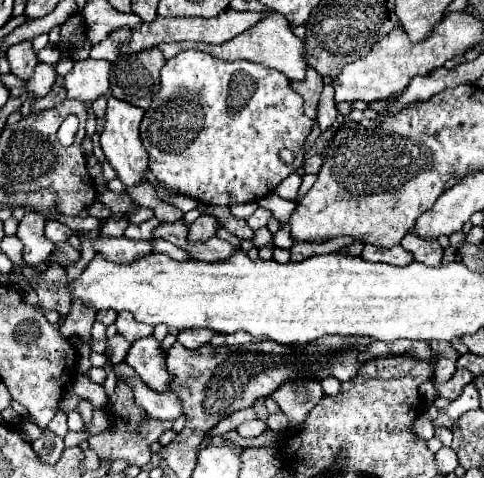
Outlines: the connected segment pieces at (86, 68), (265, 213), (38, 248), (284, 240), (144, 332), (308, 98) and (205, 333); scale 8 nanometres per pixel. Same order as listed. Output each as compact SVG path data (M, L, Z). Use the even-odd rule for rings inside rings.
M78 60L64 78L66 98L94 102L96 98L106 96L110 86L110 68L112 64L106 60Z
M258 208L246 222L254 222L254 224L258 224L258 226L254 226L254 230L258 230L258 228L264 228L264 226L268 224L270 218L272 218L272 212L270 212L270 210L266 210L266 208Z
M26 212L18 224L16 236L24 244L24 262L28 266L40 266L48 260L54 244L44 236L46 218L40 212Z
M290 226L280 228L280 230L274 234L274 246L278 246L278 248L292 248L292 246L294 246L294 240L292 240L292 236L290 236Z
M118 314L116 318L116 328L118 328L118 334L124 336L128 342L136 342L138 338L144 338L144 336L150 336L152 334L152 326L146 326L134 318L130 318L130 314Z
M314 68L306 70L306 78L302 82L290 82L290 86L304 98L304 112L308 118L316 118L318 112L318 100L324 88L324 82L320 78L320 74Z
M182 330L176 338L178 338L178 342L184 346L184 348L188 348L188 350L196 350L196 348L200 348L202 344L206 344L206 342L210 342L210 338L214 336L216 332L214 330Z

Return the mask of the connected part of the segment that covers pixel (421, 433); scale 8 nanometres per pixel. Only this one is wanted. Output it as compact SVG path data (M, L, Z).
M416 418L416 422L412 424L412 432L422 438L422 440L428 440L434 436L434 424L428 420L428 418Z

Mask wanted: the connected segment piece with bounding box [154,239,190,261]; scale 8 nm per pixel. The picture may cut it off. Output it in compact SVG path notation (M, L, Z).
M163 239L154 240L155 252L167 254L174 260L182 261L190 259L190 256L184 250L176 247L171 242Z

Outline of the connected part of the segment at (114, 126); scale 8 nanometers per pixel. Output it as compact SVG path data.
M108 96L106 124L100 134L100 148L106 154L112 168L116 170L118 178L126 186L136 186L144 178L144 170L148 168L148 154L146 154L146 148L144 148L144 144L140 140L140 132L138 132L142 116L144 116L144 110L138 110L136 106L130 106L114 96Z

